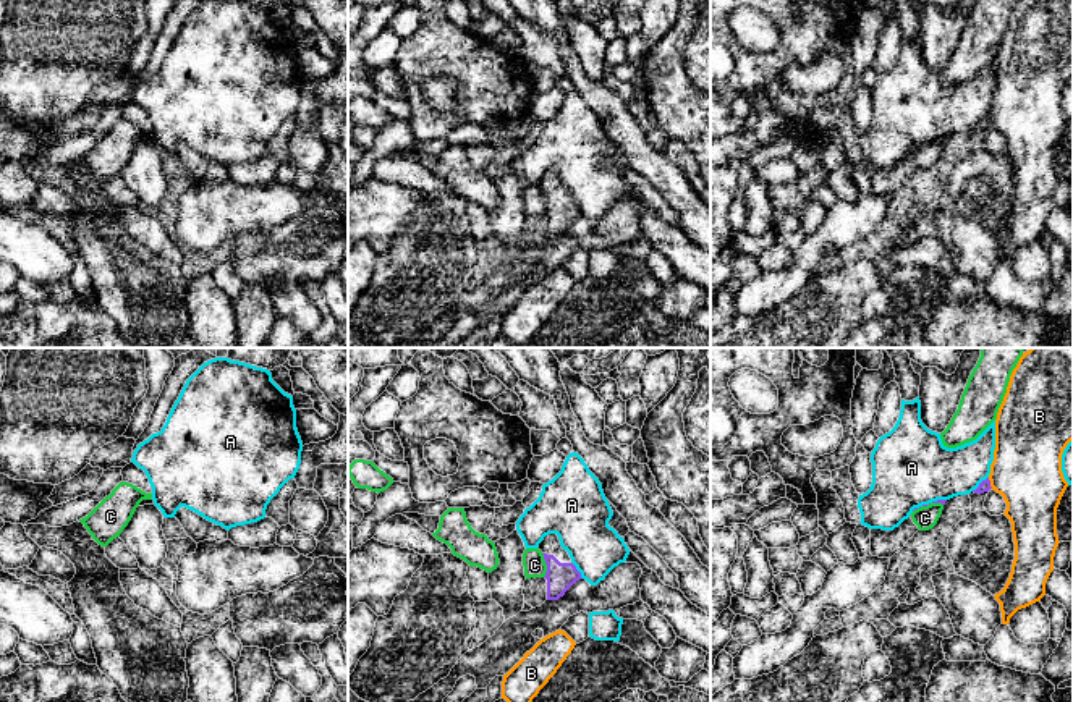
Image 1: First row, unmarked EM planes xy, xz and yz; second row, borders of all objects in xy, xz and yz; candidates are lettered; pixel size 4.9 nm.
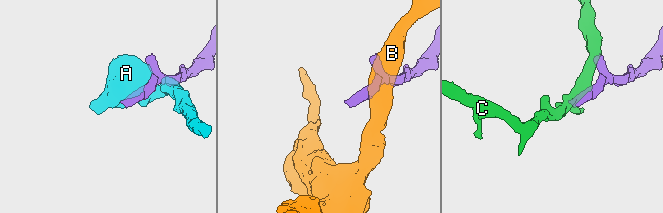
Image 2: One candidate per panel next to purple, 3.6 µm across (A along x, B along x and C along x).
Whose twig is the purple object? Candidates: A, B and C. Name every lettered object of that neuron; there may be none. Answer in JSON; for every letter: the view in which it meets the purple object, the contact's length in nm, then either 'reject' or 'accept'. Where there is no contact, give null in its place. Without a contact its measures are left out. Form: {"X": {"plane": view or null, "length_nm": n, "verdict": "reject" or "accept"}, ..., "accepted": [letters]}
{"A": {"plane": "yz", "length_nm": 120, "verdict": "reject"}, "B": {"plane": "yz", "length_nm": 60, "verdict": "reject"}, "C": {"plane": "xz", "length_nm": 120, "verdict": "reject"}, "accepted": []}

